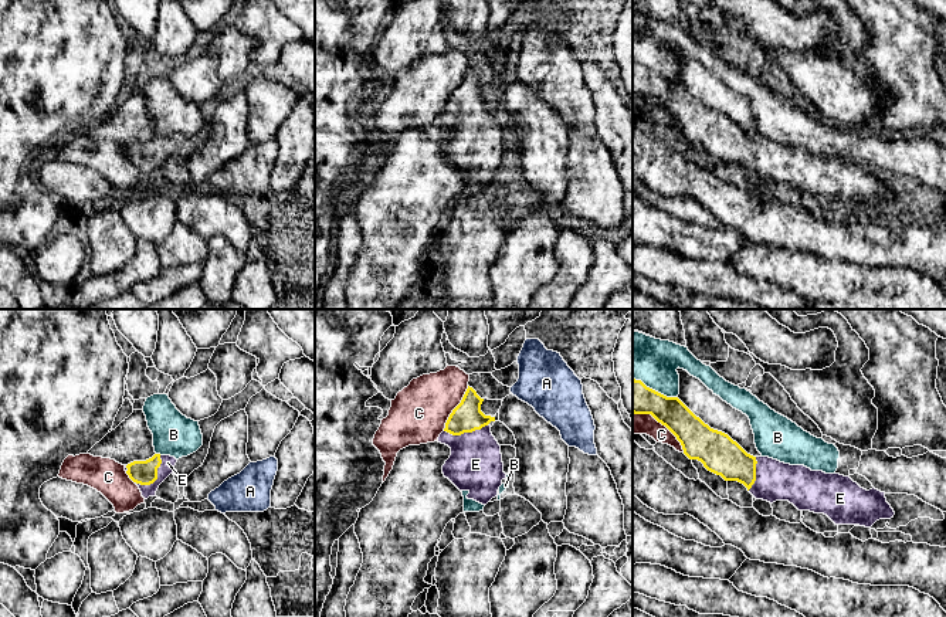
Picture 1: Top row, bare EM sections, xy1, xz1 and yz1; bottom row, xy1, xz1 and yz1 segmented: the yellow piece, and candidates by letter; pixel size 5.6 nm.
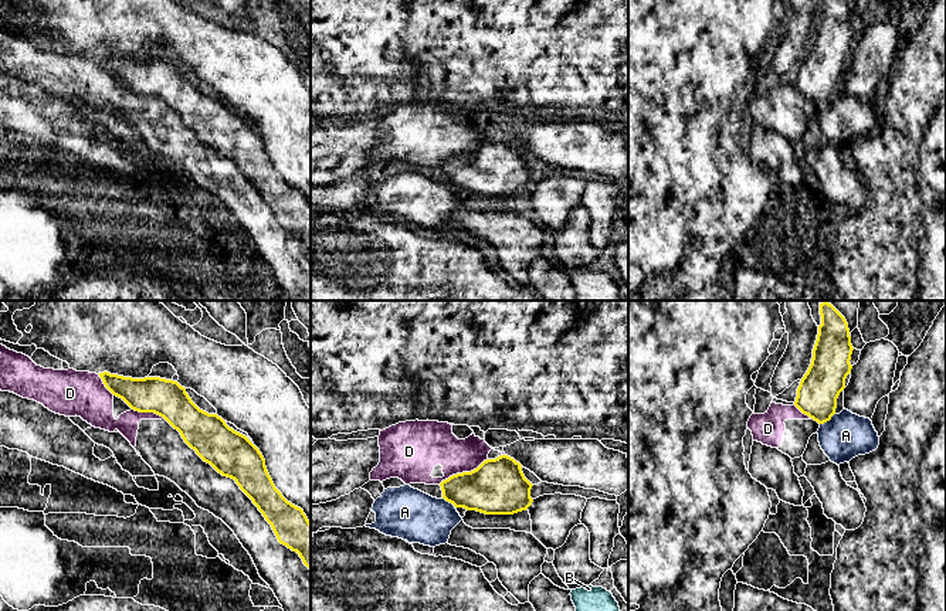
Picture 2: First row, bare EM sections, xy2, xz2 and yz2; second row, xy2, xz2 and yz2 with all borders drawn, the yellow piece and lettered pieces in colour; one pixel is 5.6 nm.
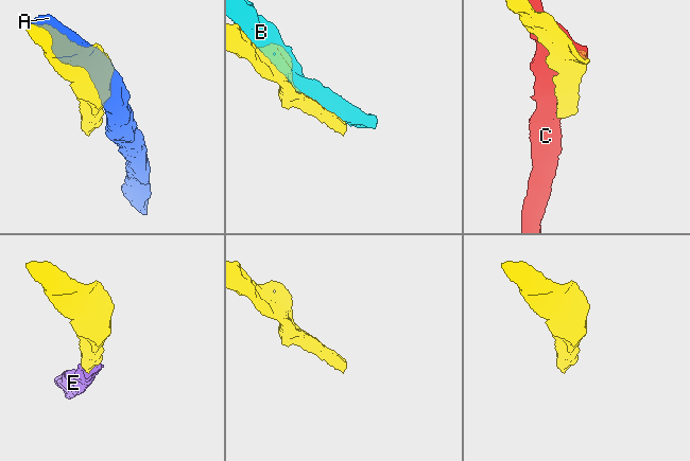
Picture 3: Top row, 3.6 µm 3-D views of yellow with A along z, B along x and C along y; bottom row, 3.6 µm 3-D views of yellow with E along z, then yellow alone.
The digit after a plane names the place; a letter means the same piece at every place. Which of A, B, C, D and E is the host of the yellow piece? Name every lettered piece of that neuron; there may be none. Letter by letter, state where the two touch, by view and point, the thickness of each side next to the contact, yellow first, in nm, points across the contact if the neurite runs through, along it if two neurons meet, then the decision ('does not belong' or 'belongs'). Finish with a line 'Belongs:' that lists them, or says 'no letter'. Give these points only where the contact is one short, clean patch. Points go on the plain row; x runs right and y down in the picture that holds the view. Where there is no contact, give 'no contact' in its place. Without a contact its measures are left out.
A: yz2 (827, 102) | 220/260 nm | does not belong
B: yz1 (654, 73) | 190/260 nm | does not belong
C: yz1 (661, 105) | 200/110 nm | does not belong
D: xz2 (463, 155) | 320/260 nm | does not belong
E: xy1 (156, 159) | 140/80 nm | across xy1 (145, 155), (156, 159), (168, 145) | belongs
Belongs: E

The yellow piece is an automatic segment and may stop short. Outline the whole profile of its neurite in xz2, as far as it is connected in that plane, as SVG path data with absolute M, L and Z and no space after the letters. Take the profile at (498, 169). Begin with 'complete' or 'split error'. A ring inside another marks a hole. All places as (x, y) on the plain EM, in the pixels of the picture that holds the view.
complete; M508 138L486 142L471 155L443 163L443 181L455 190L485 197L513 197L526 193L533 184L533 167L525 160L521 149Z

